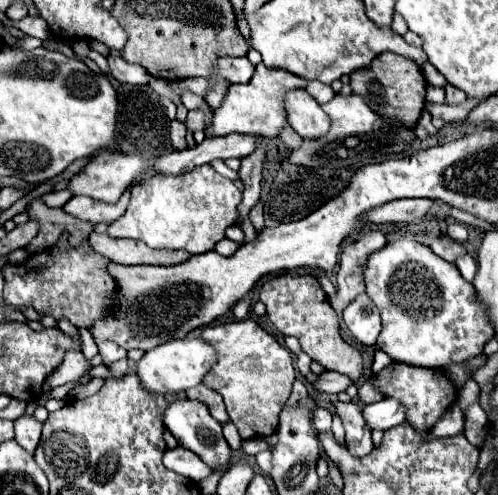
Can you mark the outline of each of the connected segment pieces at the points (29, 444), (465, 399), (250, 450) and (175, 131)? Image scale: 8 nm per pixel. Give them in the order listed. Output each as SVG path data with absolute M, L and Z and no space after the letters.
M21 416L15 420L15 440L29 452L35 452L41 438L43 424L35 416Z
M472 378L465 383L461 390L459 390L457 403L461 410L463 410L463 413L466 412L469 404L472 404L478 399L479 392L479 385Z
M255 438L255 440L243 440L243 446L241 446L241 450L245 452L245 454L257 454L257 452L261 452L268 448L266 440L263 438Z
M173 120L171 122L171 144L173 144L173 148L177 148L177 150L183 150L187 144L185 144L185 124L183 122L179 122L179 120Z

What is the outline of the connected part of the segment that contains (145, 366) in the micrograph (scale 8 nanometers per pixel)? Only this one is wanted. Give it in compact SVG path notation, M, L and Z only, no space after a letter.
M175 338L145 352L145 356L137 362L137 374L141 378L141 384L145 384L145 388L149 388L151 392L161 392L161 394L175 392L177 394L181 390L189 390L197 386L215 362L217 362L217 352L207 340Z

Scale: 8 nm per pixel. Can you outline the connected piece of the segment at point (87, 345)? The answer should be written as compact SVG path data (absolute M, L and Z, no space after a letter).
M79 328L78 330L82 340L82 352L84 356L90 360L98 353L97 345L89 330L84 328Z

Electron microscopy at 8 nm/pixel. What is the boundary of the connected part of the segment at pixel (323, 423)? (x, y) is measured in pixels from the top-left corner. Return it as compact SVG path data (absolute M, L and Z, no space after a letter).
M317 408L313 412L313 426L319 432L329 432L331 430L331 412L325 410L325 408Z

